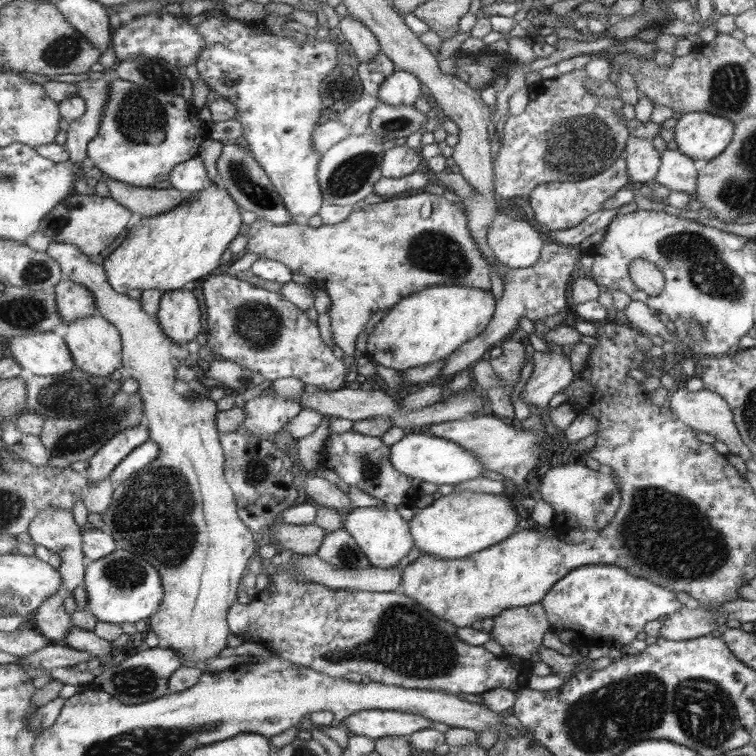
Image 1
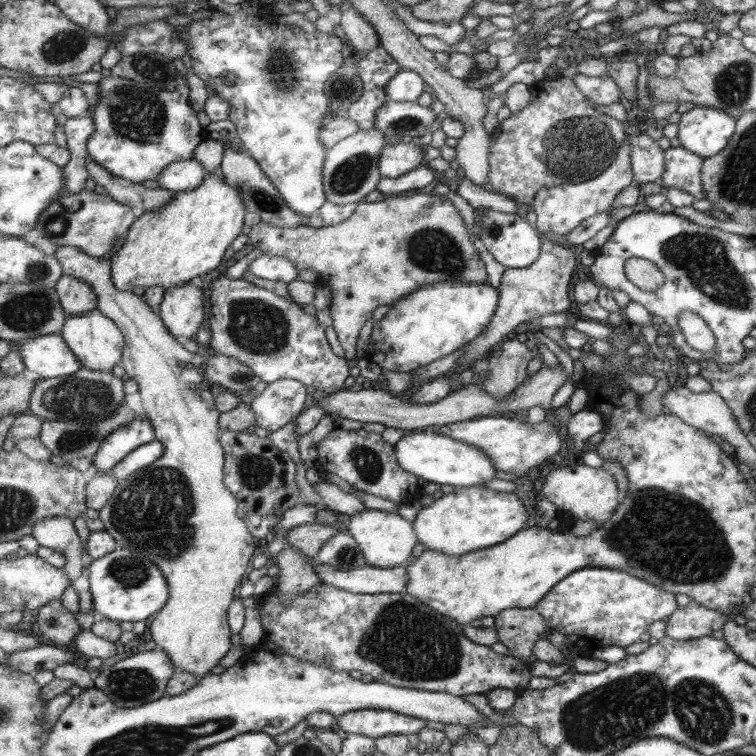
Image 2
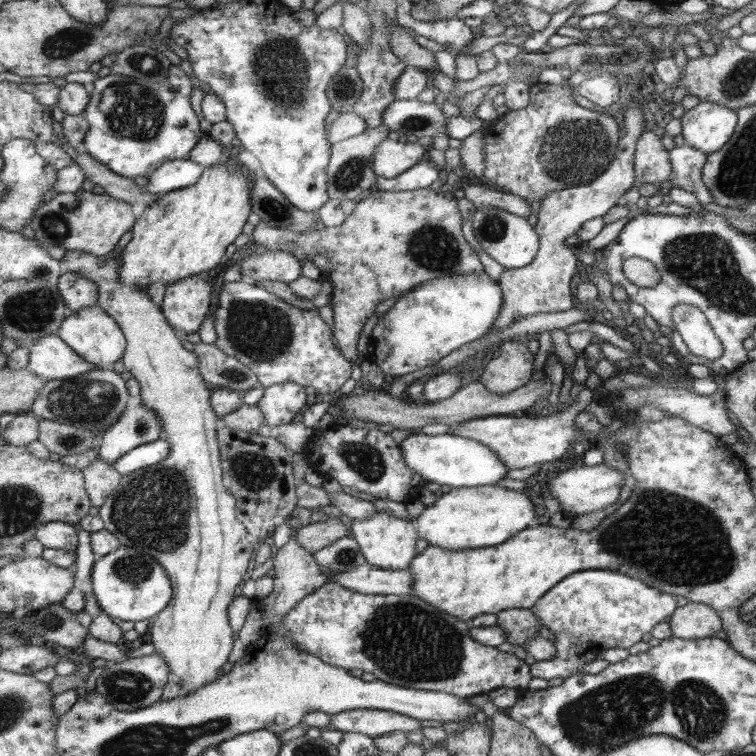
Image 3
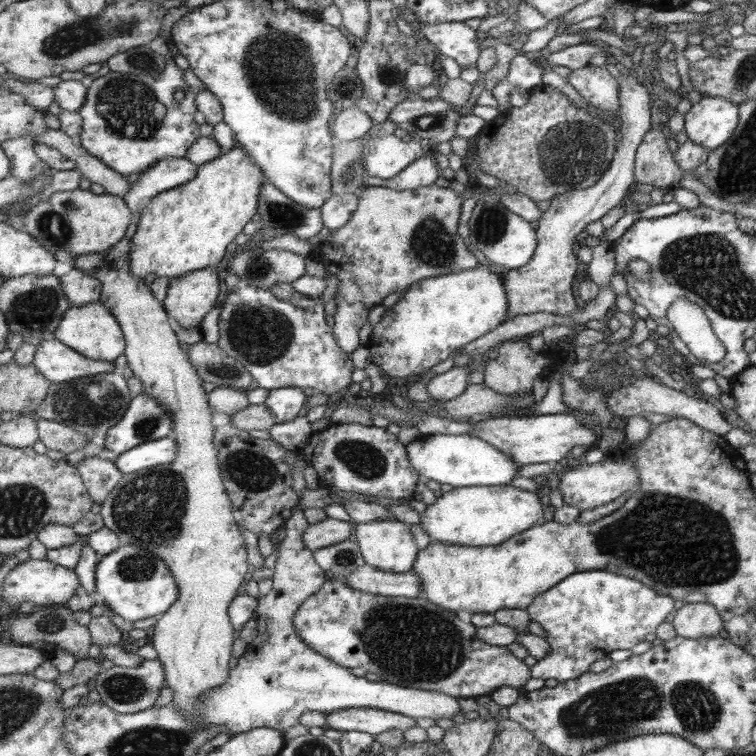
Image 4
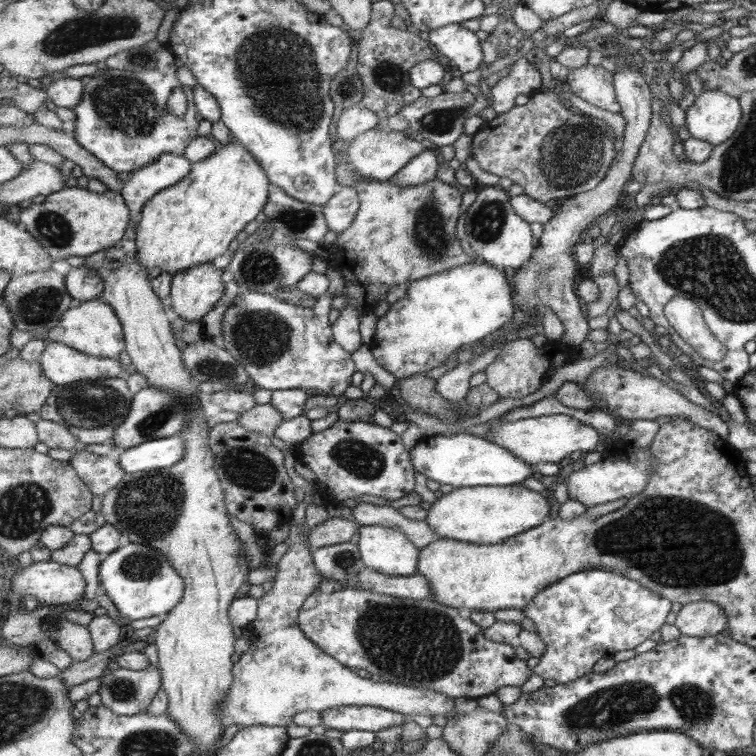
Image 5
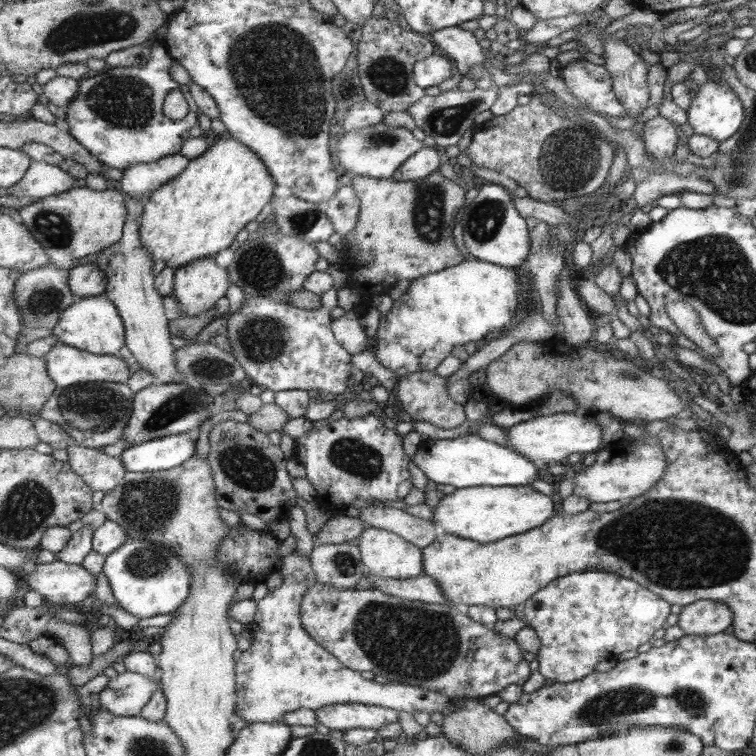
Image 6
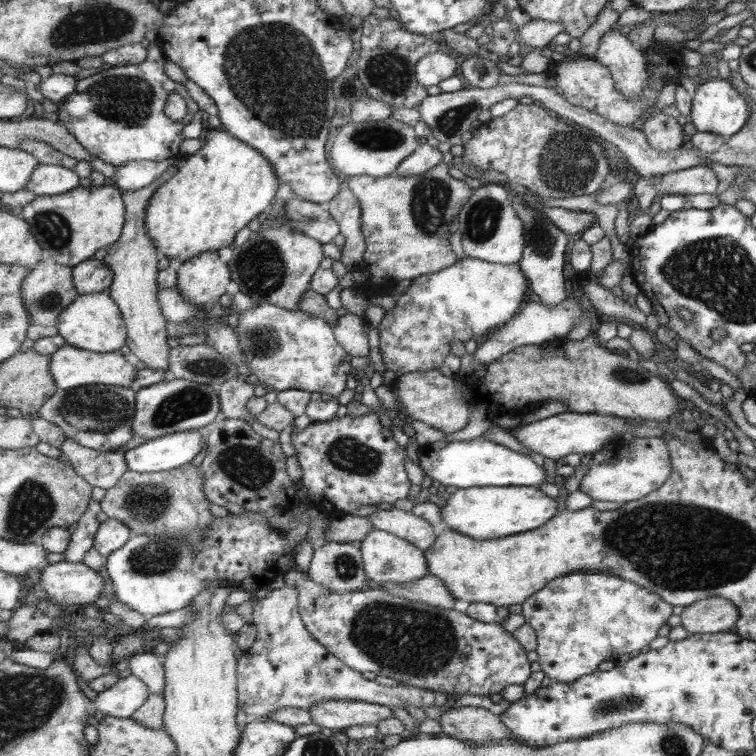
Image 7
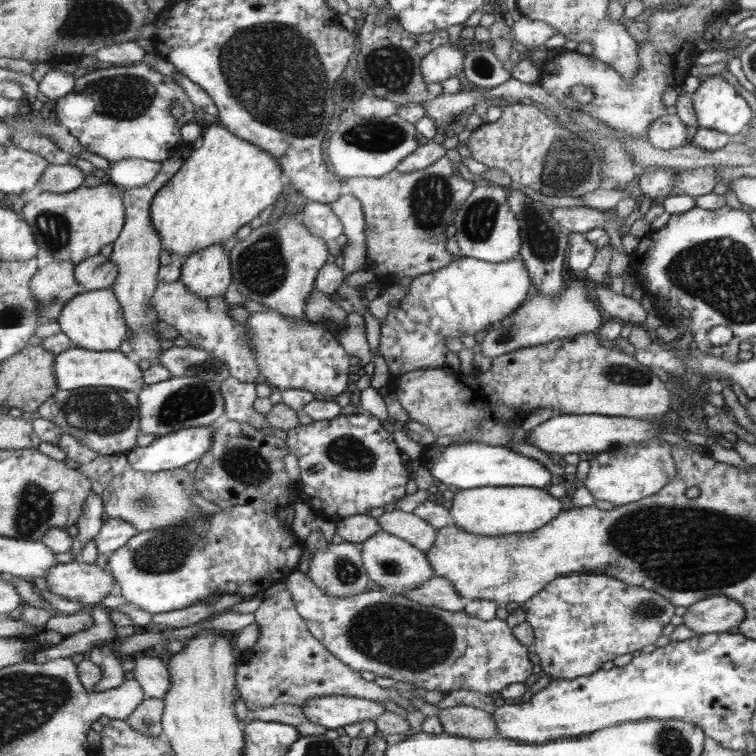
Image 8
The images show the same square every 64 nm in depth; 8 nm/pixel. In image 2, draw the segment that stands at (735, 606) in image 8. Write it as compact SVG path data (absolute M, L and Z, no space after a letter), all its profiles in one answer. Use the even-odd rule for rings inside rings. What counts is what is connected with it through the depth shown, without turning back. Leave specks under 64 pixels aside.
M696 602L680 607L668 617L666 636L674 640L692 640L711 636L714 630L720 630L729 617L716 609L706 608Z

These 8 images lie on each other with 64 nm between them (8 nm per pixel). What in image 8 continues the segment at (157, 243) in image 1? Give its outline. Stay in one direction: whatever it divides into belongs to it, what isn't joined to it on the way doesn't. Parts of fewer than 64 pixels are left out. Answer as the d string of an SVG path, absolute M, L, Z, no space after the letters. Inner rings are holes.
M212 124L204 129L202 146L193 149L192 154L180 167L180 176L172 180L172 184L164 184L151 204L151 218L156 233L162 237L162 244L173 256L184 259L205 248L222 244L228 240L238 228L249 224L262 210L274 204L282 192L282 165L271 155L260 149L251 141L236 136L222 124Z

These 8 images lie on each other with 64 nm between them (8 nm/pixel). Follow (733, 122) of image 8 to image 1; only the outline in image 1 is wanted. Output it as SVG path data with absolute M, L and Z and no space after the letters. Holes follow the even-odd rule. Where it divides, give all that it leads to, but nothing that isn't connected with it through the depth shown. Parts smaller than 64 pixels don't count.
M689 112L677 120L677 149L692 160L712 160L723 154L734 138L735 124L712 112Z

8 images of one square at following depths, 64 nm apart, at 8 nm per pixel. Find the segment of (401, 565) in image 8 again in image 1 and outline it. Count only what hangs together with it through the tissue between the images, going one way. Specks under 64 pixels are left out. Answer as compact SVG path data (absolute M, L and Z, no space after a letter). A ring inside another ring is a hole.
M394 505L357 507L343 515L343 528L359 543L359 548L366 554L371 567L393 568L415 548L411 528L408 528L408 522L404 522Z

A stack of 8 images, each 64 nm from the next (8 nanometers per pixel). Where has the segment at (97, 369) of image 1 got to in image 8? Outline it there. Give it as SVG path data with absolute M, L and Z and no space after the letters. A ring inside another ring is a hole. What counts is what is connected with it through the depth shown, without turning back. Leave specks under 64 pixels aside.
M111 288L76 295L66 303L56 321L75 346L96 352L119 350L129 334L123 307Z

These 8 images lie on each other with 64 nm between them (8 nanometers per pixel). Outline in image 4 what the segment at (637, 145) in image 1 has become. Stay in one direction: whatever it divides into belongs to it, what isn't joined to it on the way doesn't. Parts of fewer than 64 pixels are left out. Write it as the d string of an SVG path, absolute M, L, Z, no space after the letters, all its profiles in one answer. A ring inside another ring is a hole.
M657 128L644 135L635 154L635 179L638 183L652 184L664 190L677 186L683 170L674 160L667 138Z

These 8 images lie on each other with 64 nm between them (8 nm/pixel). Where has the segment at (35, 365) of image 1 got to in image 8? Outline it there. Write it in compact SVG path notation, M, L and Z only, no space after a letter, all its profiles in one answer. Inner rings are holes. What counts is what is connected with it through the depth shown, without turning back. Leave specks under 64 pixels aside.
M80 347L69 348L55 356L55 376L60 390L87 386L109 386L137 394L145 385L140 366L130 361L120 350L96 352Z

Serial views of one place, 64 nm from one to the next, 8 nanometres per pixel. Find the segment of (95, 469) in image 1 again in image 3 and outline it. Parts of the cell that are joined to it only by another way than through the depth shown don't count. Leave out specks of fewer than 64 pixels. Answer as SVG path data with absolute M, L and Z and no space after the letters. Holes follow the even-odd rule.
M143 402L139 407L126 410L119 420L107 428L100 436L97 459L113 465L120 457L127 455L134 448L139 448L144 444L155 442L162 438L164 434L164 424L160 421L160 416L154 408L146 408Z

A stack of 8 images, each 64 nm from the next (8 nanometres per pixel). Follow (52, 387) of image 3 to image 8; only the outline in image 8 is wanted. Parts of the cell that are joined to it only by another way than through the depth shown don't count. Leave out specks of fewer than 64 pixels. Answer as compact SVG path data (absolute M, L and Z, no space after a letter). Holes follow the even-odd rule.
M87 386L72 390L59 390L52 399L41 404L37 409L38 416L49 422L56 422L62 430L69 430L71 434L79 438L79 441L87 448L94 450L98 456L127 455L138 448L137 438L141 434L140 410L135 392L124 391L109 386Z

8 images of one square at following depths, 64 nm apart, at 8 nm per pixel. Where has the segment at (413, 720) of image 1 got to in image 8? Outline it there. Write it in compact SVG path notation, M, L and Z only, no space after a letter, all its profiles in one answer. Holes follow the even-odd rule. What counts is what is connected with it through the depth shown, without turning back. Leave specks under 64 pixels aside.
M320 696L300 708L308 721L338 731L347 724L375 721L387 711L382 703L350 696Z

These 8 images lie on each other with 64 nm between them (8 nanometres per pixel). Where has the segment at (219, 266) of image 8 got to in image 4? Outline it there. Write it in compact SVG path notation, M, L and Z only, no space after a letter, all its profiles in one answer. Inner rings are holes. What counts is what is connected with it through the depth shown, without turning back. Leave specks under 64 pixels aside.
M212 268L189 272L169 279L164 304L168 314L182 328L196 328L216 304L220 296L220 280Z

